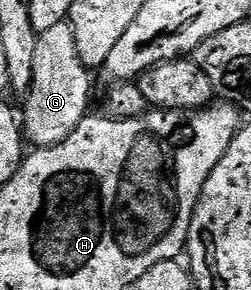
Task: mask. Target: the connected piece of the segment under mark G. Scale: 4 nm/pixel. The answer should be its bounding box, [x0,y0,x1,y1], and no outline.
[23,22,90,148]

